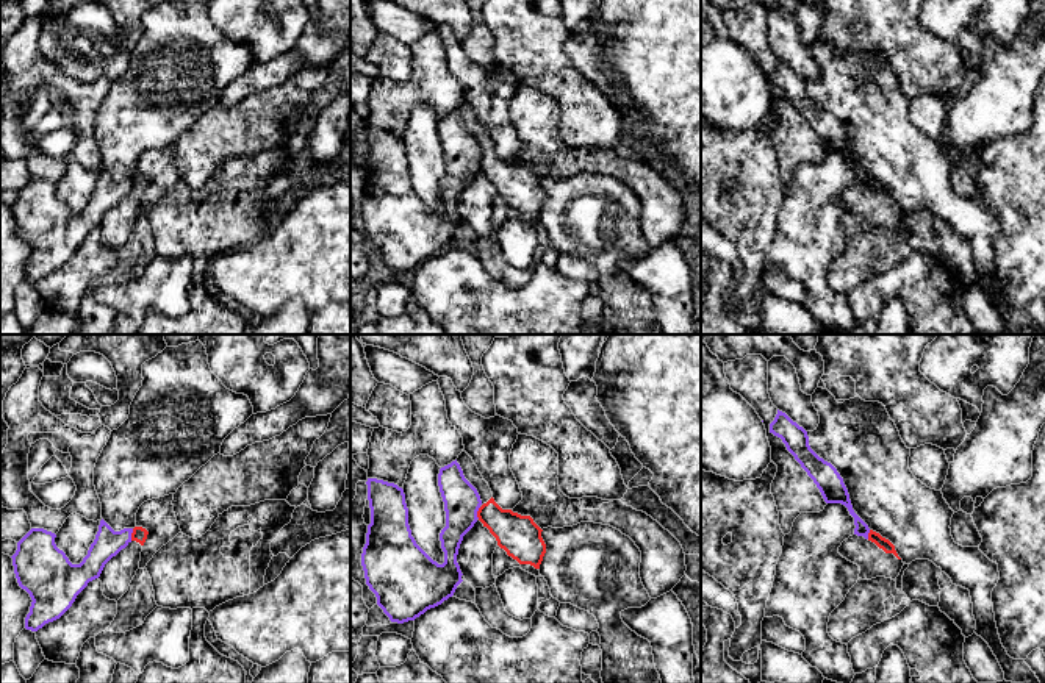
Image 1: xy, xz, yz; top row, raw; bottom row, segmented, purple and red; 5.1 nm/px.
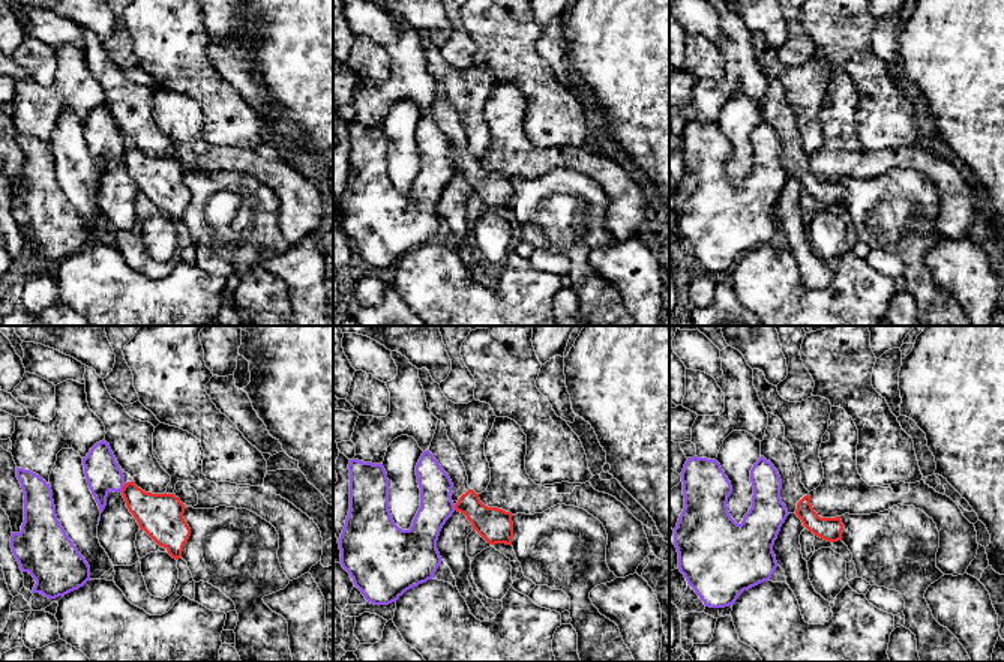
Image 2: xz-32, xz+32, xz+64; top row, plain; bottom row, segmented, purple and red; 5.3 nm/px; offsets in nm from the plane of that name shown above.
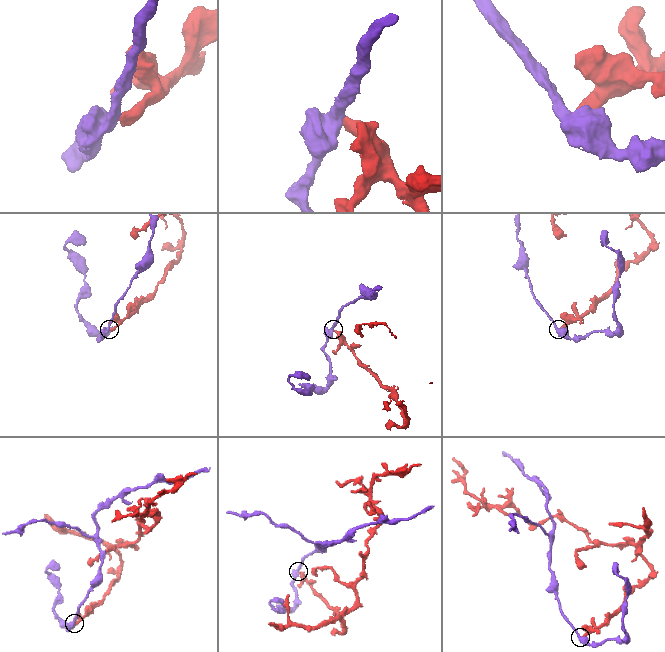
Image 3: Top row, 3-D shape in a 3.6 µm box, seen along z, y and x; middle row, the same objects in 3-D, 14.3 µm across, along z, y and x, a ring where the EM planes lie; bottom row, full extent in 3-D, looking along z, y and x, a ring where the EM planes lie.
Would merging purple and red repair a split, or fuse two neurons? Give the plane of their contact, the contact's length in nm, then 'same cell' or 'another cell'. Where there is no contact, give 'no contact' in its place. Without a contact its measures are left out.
xy | 70 nm | another cell

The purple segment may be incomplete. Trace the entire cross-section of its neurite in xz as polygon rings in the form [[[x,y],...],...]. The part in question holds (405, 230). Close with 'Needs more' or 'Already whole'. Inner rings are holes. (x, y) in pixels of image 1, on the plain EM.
[[[457,109],[440,119],[438,136],[444,152],[446,177],[440,183],[444,213],[438,214],[411,186],[404,139],[394,133],[377,128],[368,128],[366,134],[371,158],[371,173],[368,175],[366,194],[361,203],[366,234],[375,244],[377,255],[391,272],[404,274],[415,270],[427,259],[452,247],[457,236],[463,231],[457,205],[463,186],[479,169],[477,161],[482,155],[480,145],[465,128]]]. Already whole

